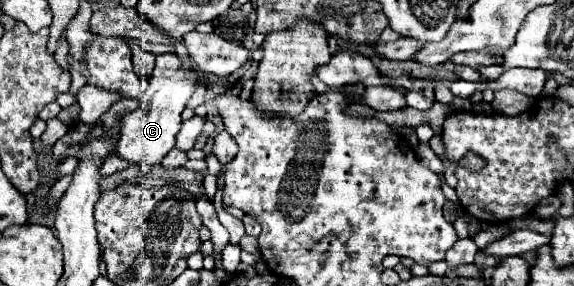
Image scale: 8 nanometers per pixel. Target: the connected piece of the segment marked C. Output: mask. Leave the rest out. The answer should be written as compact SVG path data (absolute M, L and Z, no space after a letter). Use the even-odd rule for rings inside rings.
M175 53L159 55L153 75L149 79L149 89L141 97L141 107L123 117L115 153L131 165L139 165L141 169L145 169L145 173L149 171L149 167L159 165L163 157L175 147L175 135L181 129L181 111L185 109L185 103L191 99L197 81L197 67L185 69L183 61Z

